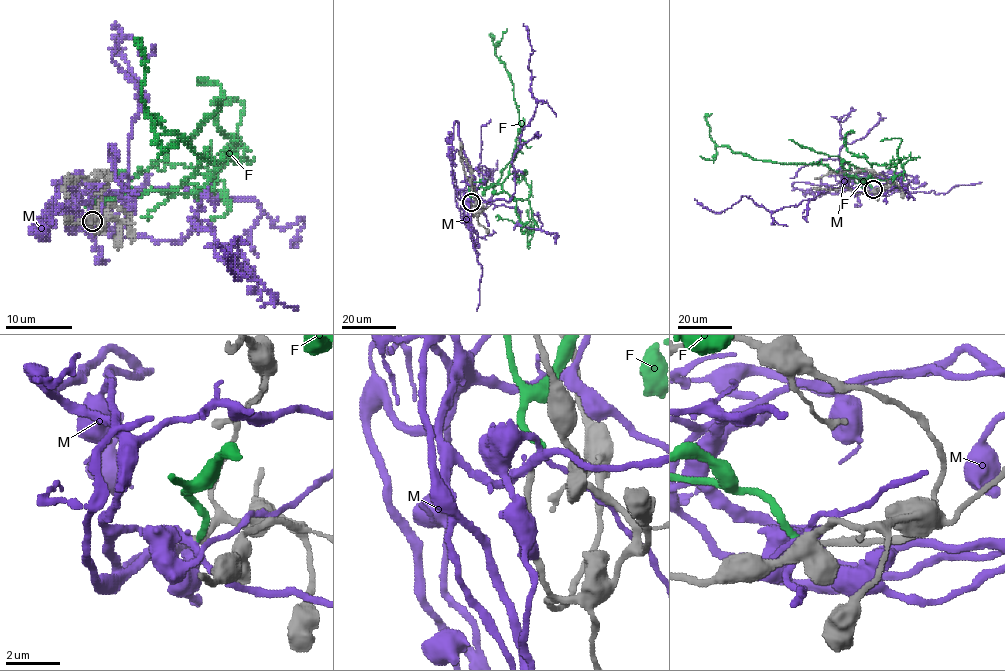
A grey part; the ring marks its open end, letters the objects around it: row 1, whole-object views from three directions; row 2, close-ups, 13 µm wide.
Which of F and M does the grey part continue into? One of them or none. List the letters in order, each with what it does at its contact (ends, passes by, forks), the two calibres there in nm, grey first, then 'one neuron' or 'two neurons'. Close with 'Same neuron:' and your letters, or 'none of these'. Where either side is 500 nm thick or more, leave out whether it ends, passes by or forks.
F: it ends there; 160 nm thick on the grey side, 240 nm on the other; one neuron
M: it forks there; 180 nm thick on the grey side, 280 nm on the other; two neurons
Same neuron: F

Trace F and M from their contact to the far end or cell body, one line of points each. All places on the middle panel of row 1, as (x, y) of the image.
F: (471, 203), (477, 188), (503, 181), (520, 140), (513, 83), (495, 53), (492, 34), (491, 41)
M: (471, 203), (507, 201), (514, 192), (512, 159), (537, 104), (527, 66), (532, 52), (528, 29), (523, 23)

